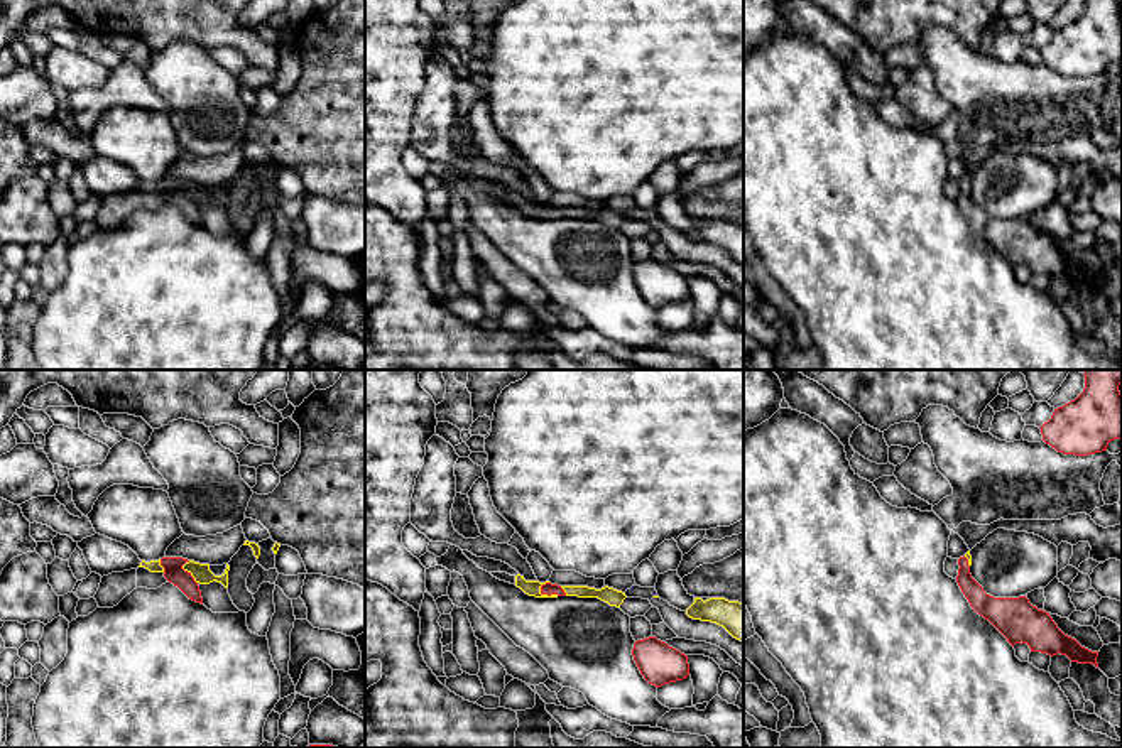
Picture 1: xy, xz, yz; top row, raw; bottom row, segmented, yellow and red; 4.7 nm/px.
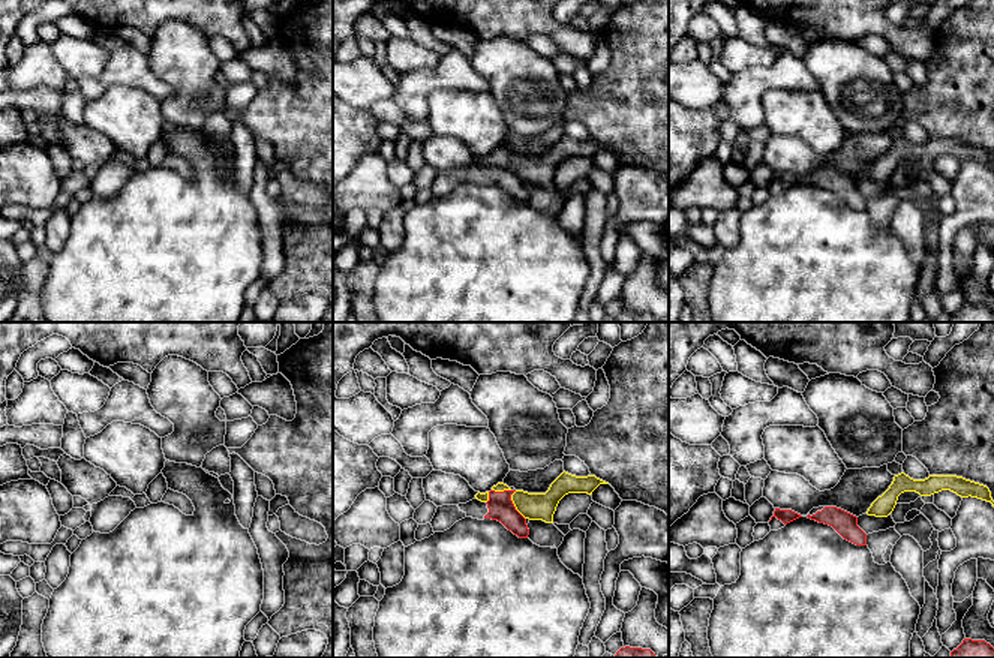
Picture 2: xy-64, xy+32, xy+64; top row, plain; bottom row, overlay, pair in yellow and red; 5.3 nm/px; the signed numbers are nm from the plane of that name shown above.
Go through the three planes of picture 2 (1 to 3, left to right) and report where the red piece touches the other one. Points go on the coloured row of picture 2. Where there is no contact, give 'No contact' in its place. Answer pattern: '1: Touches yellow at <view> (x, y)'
1: No contact
2: Touches yellow at xy+32 (514, 505)
3: No contact

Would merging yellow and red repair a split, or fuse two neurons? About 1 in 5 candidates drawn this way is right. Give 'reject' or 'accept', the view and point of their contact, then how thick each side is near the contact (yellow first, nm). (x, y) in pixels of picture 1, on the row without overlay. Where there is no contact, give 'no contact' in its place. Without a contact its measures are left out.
reject | xz (546, 216) | 80/60 nm

